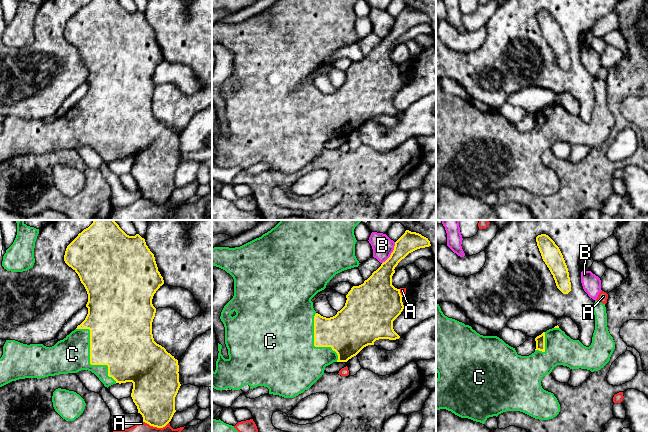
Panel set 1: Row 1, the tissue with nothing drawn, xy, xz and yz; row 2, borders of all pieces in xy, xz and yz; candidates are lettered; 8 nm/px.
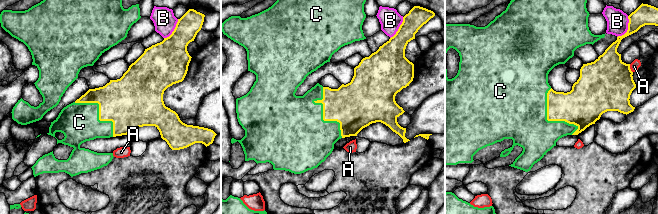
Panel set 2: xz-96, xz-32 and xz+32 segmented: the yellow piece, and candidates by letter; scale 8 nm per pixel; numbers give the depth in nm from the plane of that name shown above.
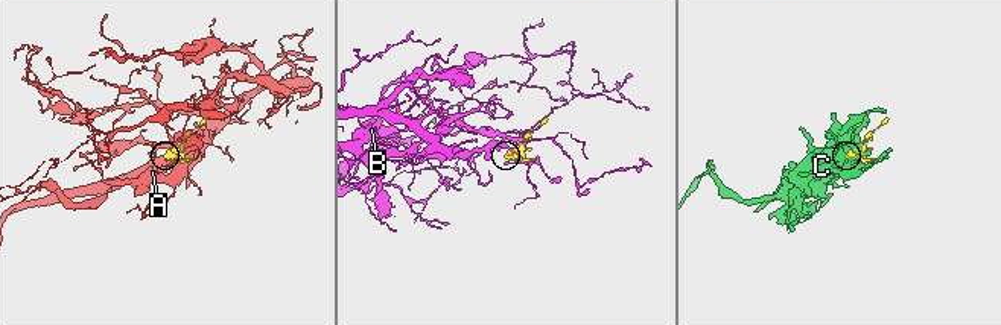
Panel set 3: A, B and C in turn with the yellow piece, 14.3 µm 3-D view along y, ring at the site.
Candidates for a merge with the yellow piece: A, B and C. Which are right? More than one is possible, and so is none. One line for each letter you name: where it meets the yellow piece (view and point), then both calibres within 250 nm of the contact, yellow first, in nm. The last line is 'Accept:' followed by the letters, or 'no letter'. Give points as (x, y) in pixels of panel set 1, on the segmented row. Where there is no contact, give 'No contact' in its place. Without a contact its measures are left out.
C: Touches yellow at xy (90, 357). Thickness 440 nm (yellow) against 280 nm
Accept: C

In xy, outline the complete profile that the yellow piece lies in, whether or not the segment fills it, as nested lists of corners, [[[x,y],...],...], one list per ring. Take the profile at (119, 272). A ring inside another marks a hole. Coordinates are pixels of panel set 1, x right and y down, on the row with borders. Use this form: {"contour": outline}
{"contour": [[[94,220],[67,246],[65,263],[79,276],[87,294],[88,314],[77,328],[58,341],[52,347],[43,344],[23,344],[15,340],[6,340],[3,355],[0,358],[0,387],[19,379],[45,378],[59,374],[77,373],[88,370],[94,373],[105,387],[116,383],[132,382],[131,397],[137,406],[143,422],[150,426],[163,428],[172,419],[175,410],[175,397],[181,386],[179,382],[178,360],[154,341],[152,322],[156,308],[152,299],[156,291],[164,284],[158,271],[154,254],[139,234],[127,235],[114,220]]]}

